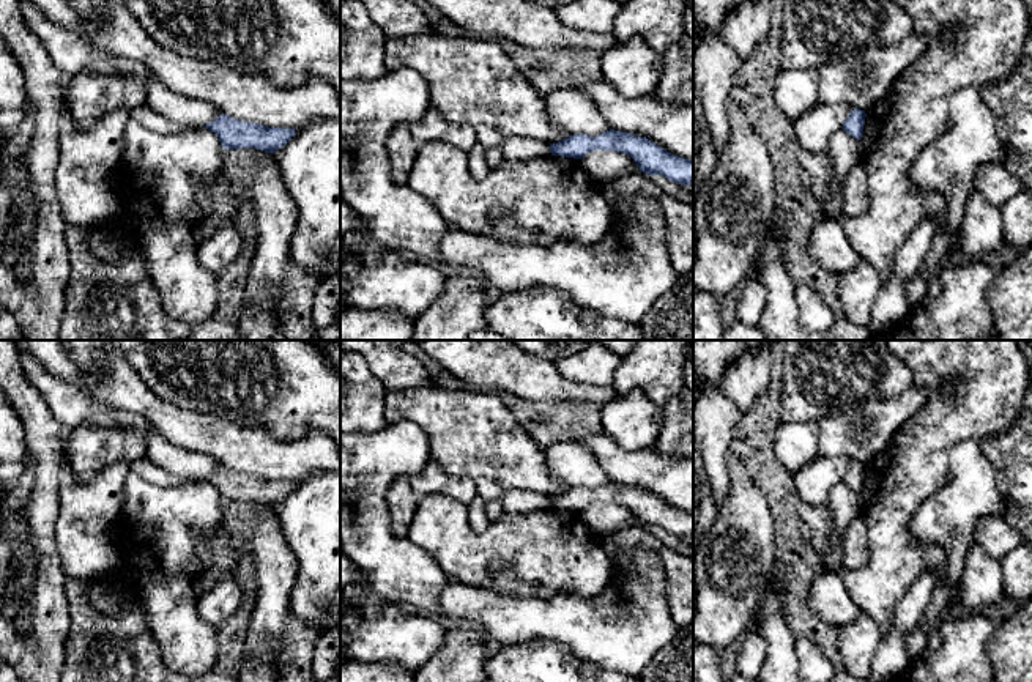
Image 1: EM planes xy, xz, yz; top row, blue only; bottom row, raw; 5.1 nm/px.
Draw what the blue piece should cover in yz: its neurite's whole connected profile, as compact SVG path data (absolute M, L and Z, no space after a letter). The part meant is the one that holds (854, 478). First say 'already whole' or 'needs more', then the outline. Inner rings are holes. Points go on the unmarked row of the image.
already whole; M854 461L843 477L845 485L857 493L862 493L865 469L867 466L863 463Z

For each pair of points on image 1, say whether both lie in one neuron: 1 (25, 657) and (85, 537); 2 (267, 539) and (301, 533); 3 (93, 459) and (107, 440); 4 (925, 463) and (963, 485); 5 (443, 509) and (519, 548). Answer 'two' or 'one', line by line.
1: two
2: two
3: one
4: two
5: one

